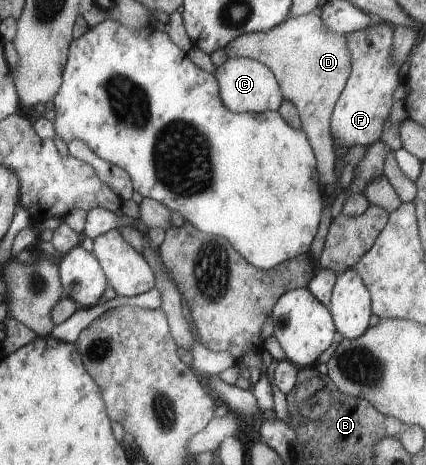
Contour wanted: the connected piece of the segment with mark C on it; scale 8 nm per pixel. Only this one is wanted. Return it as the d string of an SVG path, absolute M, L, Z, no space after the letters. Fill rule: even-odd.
M228 58L223 65L216 68L214 75L221 85L223 104L234 113L278 111L285 101L277 76L263 63L250 58Z

